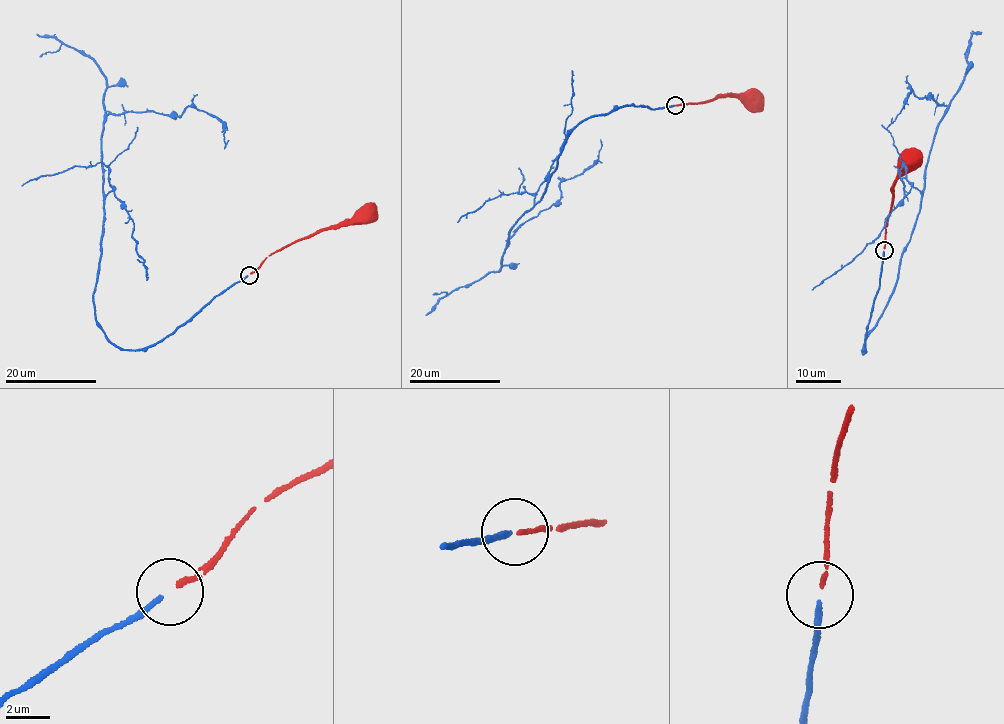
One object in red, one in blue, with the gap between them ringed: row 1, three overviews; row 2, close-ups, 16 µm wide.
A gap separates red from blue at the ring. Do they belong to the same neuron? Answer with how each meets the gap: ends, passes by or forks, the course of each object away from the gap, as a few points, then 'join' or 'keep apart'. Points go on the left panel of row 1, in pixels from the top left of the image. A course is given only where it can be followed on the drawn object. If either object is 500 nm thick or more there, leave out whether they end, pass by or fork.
red ends; blue ends; course red (250, 274), (273, 253), (345, 224), (364, 206), (368, 211); course blue (248, 276), (141, 349), (110, 342), (96, 318), (105, 116), (203, 110), (222, 123), (224, 149); join

